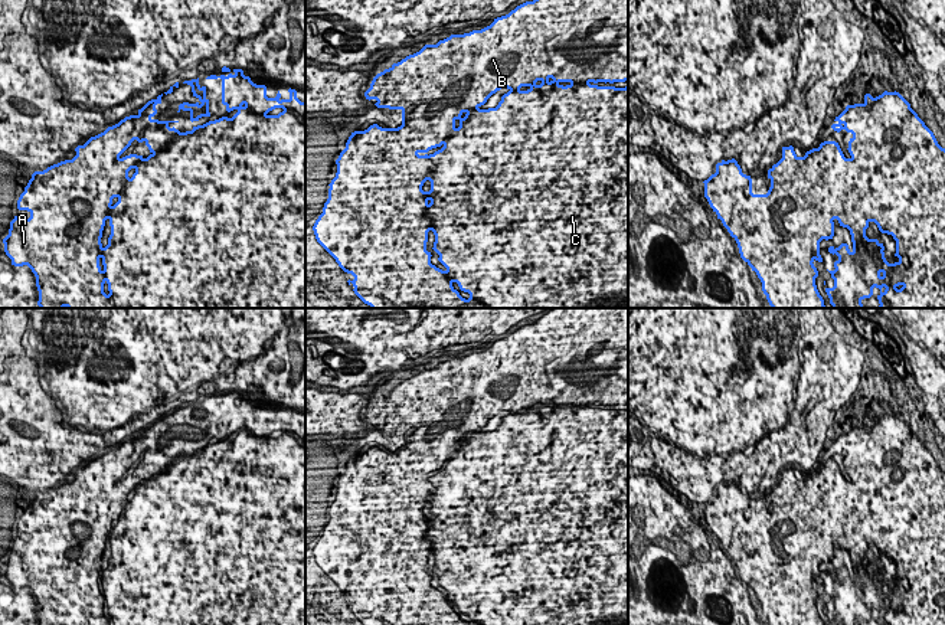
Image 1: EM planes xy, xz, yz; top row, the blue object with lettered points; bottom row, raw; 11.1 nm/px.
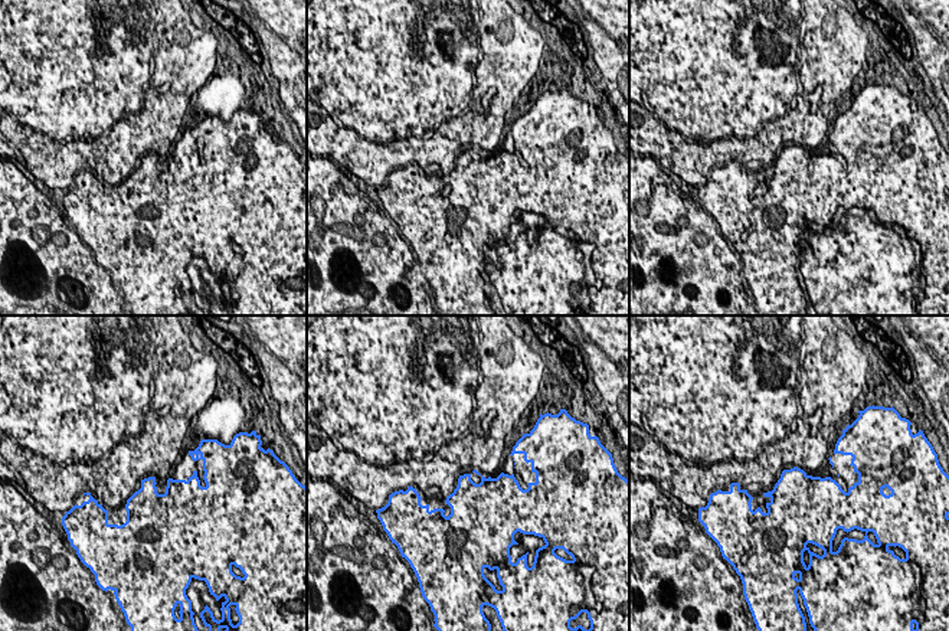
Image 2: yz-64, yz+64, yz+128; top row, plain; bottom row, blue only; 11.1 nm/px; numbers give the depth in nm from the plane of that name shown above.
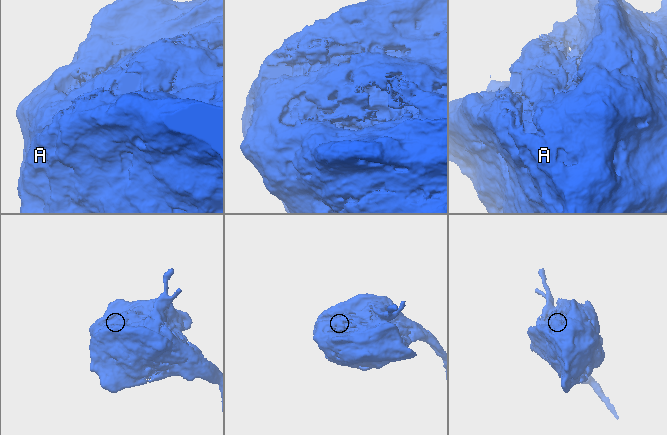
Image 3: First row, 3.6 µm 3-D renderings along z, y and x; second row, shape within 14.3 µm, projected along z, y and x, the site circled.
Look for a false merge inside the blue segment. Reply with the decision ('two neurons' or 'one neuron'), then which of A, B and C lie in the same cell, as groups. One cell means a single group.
two neurons | A / B C

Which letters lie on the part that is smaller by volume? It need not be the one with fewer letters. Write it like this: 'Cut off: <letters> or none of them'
Cut off: A

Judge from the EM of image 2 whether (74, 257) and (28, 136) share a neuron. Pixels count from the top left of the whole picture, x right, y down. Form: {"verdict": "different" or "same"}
{"verdict": "different"}

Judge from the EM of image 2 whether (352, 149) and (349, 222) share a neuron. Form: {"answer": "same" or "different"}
{"answer": "different"}

